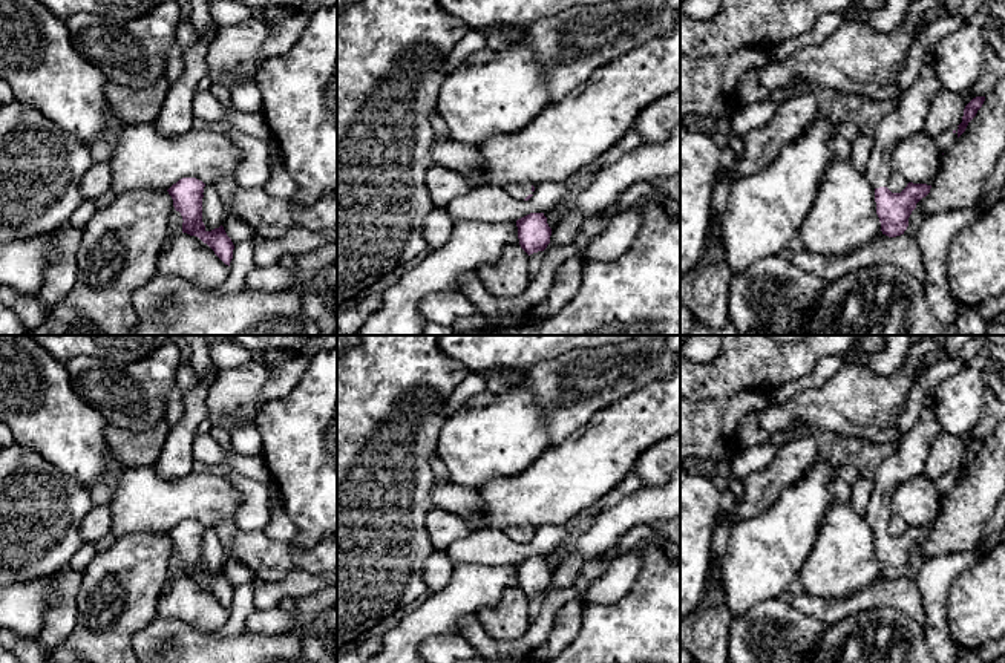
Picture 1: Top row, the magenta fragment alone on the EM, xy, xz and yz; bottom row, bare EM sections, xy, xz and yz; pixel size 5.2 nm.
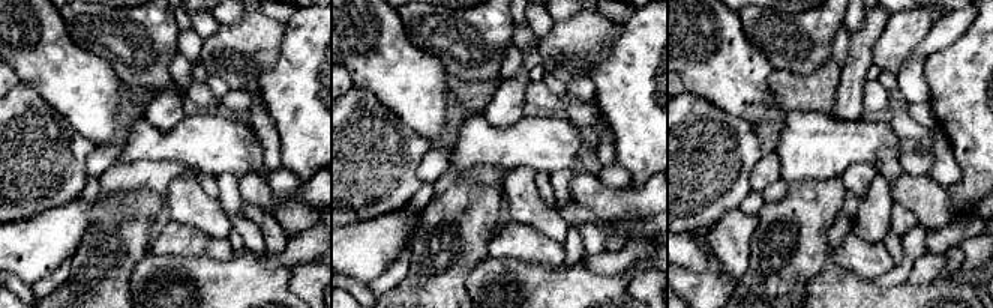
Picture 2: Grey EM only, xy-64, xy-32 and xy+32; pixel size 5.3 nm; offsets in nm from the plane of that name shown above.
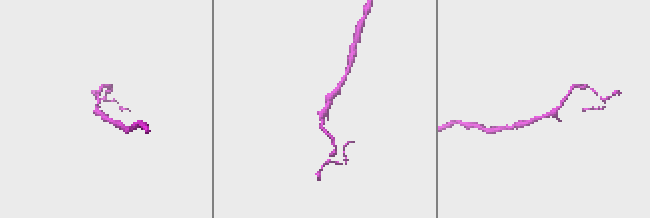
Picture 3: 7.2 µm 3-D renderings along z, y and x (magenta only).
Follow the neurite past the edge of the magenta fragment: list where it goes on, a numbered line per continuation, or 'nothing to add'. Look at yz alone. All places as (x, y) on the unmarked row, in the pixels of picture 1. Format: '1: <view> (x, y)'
1: yz (907, 461)

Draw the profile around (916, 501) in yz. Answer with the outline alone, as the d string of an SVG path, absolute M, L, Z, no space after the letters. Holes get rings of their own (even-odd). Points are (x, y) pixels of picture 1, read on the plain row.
M925 475L899 482L890 498L892 514L898 514L913 527L931 528L938 521L941 505L942 495Z

